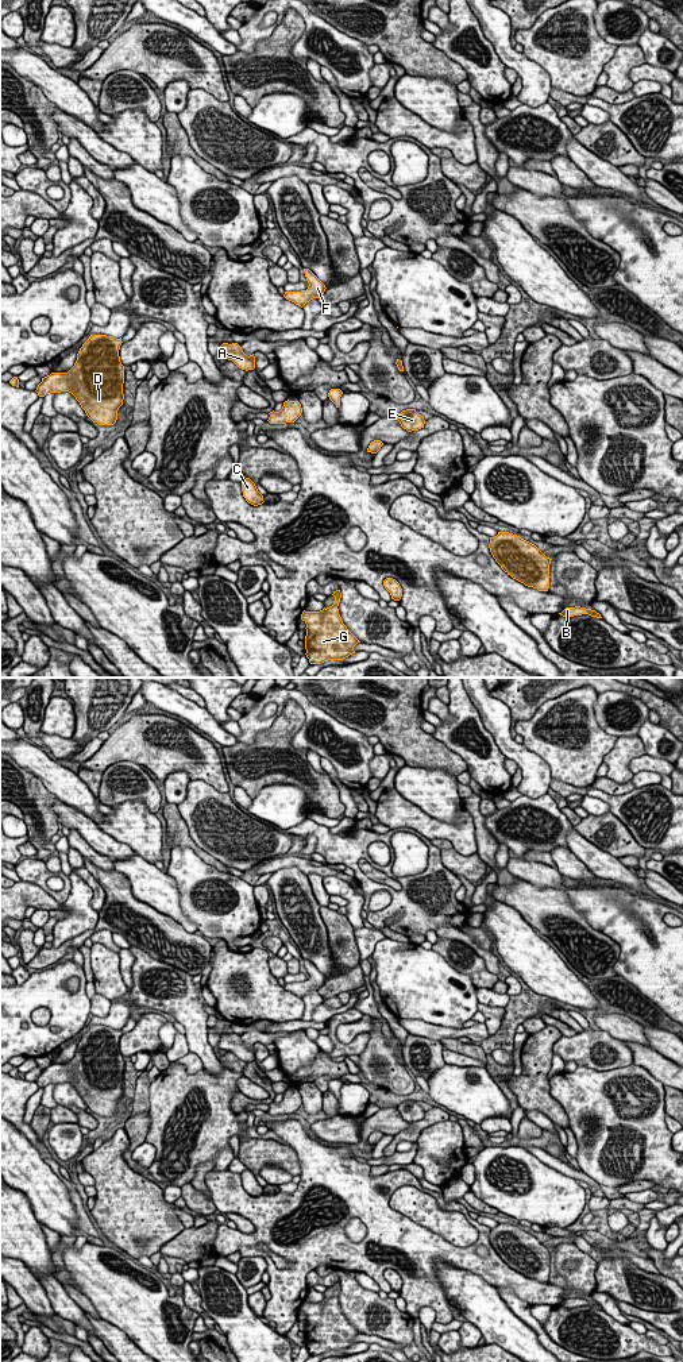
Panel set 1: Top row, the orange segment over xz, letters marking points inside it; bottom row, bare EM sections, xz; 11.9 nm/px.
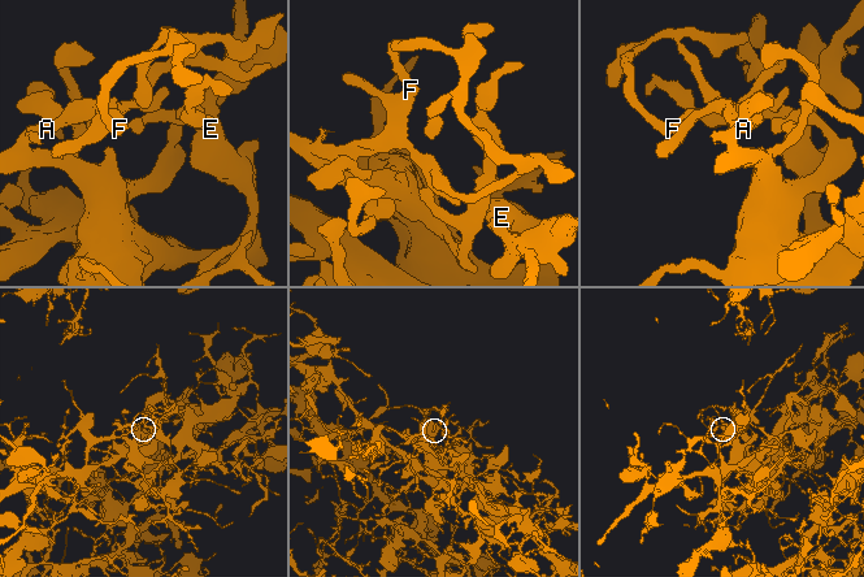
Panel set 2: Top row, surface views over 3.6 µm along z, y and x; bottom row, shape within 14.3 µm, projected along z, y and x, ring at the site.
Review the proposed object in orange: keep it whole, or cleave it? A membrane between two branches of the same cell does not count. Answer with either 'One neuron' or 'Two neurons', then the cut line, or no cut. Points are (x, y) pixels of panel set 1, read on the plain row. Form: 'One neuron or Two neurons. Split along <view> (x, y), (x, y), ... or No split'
One neuron. No split

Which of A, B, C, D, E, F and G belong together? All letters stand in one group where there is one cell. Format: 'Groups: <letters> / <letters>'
Groups: A B C D E F G

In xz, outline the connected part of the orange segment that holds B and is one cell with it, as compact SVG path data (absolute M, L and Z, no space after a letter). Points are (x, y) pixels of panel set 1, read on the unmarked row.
M575 1297L575 1299L566 1299L562 1304L559 1304L563 1308L574 1308L574 1307L582 1307L589 1305L591 1308L602 1309L599 1304L591 1300Z

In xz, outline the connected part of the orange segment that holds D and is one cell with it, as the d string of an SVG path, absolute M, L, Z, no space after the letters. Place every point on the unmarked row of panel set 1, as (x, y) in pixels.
M90 1026L67 1064L51 1064L36 1079L39 1088L69 1083L86 1107L99 1116L113 1116L123 1096L124 1057L119 1041L121 1029Z

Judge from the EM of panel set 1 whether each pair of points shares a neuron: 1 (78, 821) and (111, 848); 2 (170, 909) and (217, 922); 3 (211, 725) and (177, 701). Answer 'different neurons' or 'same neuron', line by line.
1: same neuron
2: different neurons
3: same neuron

